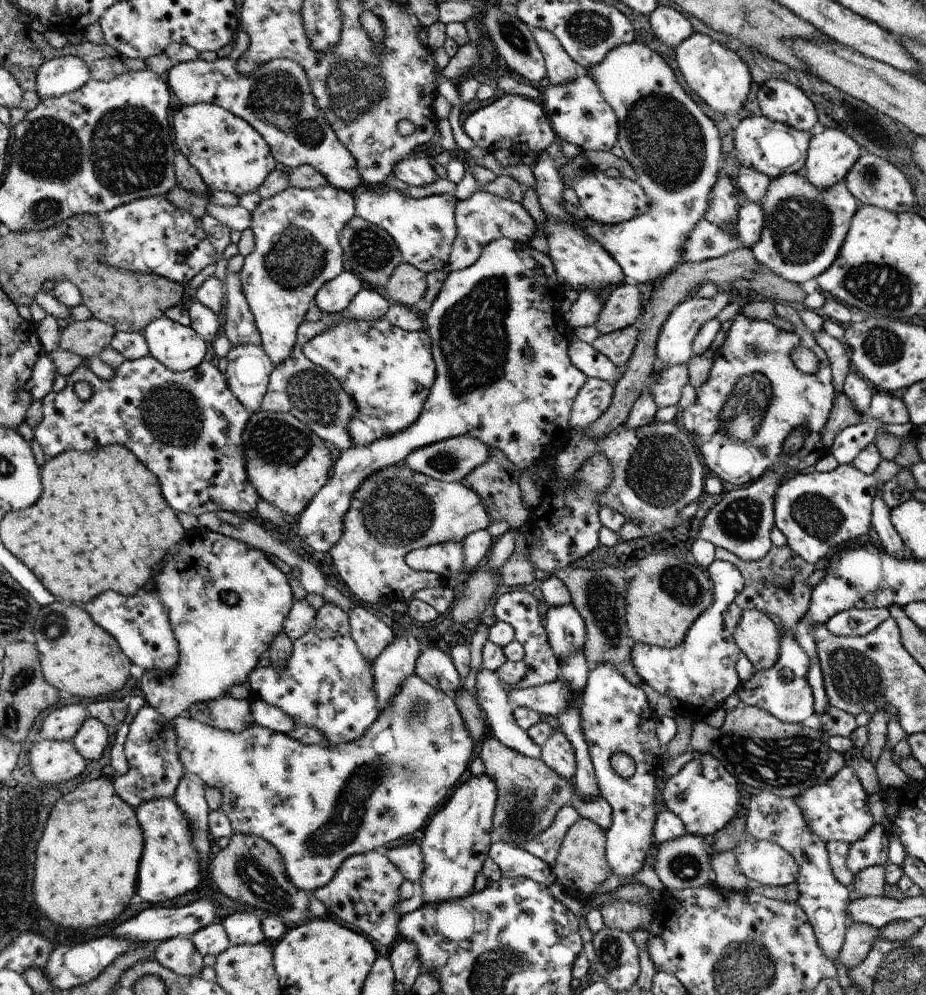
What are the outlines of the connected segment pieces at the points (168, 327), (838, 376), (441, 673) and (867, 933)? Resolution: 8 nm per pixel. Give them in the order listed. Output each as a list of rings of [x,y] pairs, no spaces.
[[[165,316],[157,318],[142,330],[149,354],[159,359],[171,371],[184,372],[196,368],[208,346],[190,326],[184,326]]]
[[[824,331],[816,332],[816,334],[814,334],[814,340],[818,342],[818,346],[820,346],[820,348],[826,352],[826,356],[828,356],[834,390],[838,394],[842,393],[846,376],[848,376],[853,369],[848,348],[843,341],[832,338]]]
[[[427,640],[423,642],[422,651],[416,660],[415,673],[444,694],[453,696],[462,690],[461,678],[452,659]]]
[[[866,923],[847,925],[844,944],[838,956],[841,966],[846,970],[857,967],[868,956],[877,930],[875,926]]]

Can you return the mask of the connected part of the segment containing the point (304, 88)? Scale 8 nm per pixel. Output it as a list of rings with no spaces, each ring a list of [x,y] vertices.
[[[240,29],[229,56],[213,61],[196,59],[174,65],[166,74],[176,94],[178,106],[213,104],[243,118],[270,144],[275,161],[295,169],[302,165],[316,168],[330,185],[352,192],[363,184],[355,156],[340,142],[324,111],[315,101],[307,70],[299,62],[279,58],[259,64],[252,74],[240,74],[239,58],[247,52],[251,37]]]

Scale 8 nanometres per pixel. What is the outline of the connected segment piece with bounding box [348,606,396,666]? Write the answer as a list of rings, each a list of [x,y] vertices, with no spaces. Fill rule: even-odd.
[[[353,607],[349,611],[349,628],[352,638],[359,645],[364,658],[368,659],[370,666],[382,654],[384,648],[388,648],[396,637],[390,629],[376,614],[368,612],[364,608]]]

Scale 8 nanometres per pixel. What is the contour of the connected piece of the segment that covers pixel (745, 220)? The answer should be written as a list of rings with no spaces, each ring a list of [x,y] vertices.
[[[760,203],[744,204],[739,208],[733,231],[742,241],[743,247],[752,248],[760,240],[762,228],[764,228],[764,210]]]

